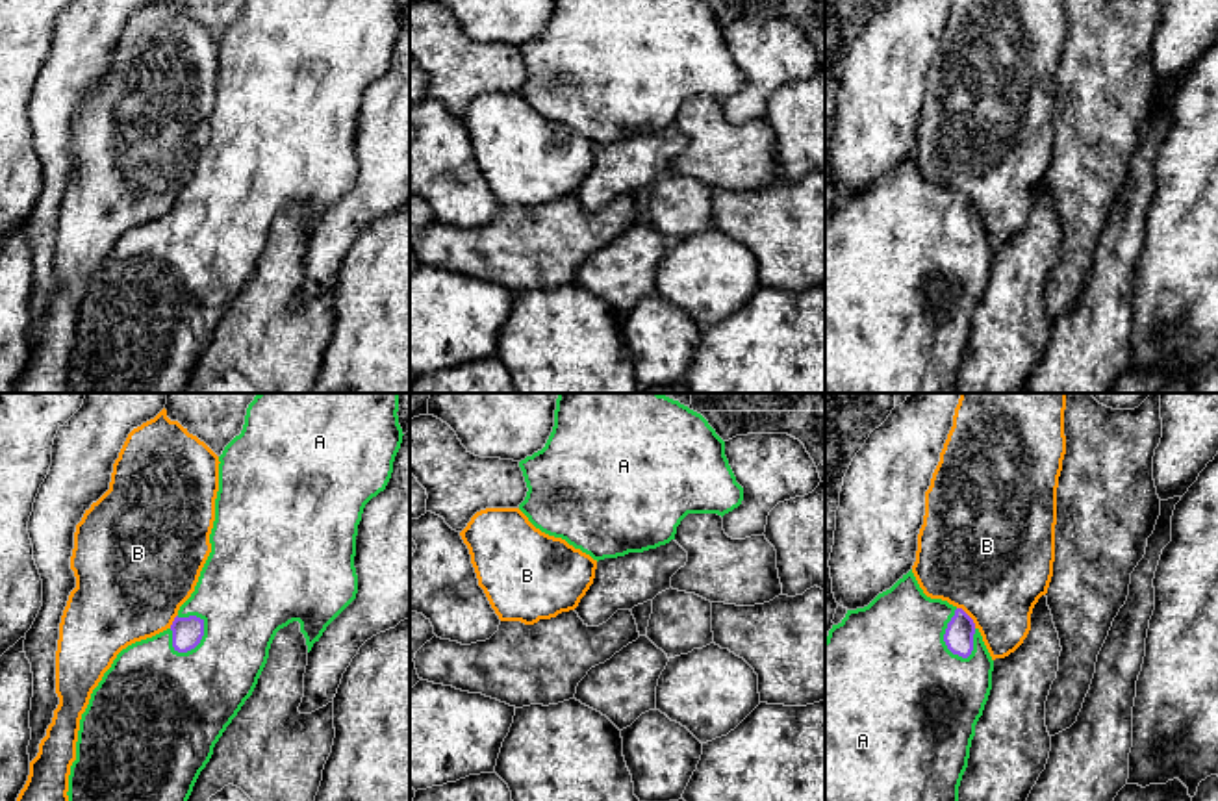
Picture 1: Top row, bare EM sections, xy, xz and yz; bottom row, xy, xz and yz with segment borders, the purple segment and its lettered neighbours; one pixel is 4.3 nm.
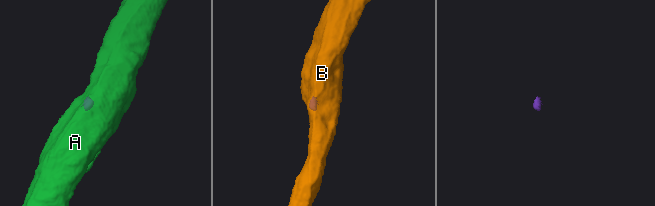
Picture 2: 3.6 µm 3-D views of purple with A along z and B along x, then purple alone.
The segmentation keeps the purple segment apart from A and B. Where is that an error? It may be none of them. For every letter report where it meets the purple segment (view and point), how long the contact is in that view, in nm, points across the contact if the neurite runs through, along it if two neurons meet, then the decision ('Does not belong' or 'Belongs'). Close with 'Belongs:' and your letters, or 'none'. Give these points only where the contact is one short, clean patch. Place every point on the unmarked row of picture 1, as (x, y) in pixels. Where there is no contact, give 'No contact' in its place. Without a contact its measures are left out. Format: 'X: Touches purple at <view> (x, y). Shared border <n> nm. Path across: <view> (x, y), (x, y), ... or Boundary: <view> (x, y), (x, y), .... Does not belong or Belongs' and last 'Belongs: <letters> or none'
A: Touches purple at xy (199, 227). Shared border 200 nm. Belongs
B: Touches purple at yz (968, 201). Shared border 130 nm. Boundary: yz (957, 191), (976, 212). Does not belong
Belongs: A

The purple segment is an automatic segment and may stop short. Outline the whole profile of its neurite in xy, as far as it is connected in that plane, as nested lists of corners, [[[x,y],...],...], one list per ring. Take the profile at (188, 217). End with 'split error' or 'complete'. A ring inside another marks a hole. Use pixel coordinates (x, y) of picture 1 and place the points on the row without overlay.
[[[245,0],[245,9],[219,41],[219,76],[215,83],[215,106],[209,119],[211,137],[200,156],[191,182],[180,191],[172,210],[122,234],[93,274],[89,289],[80,304],[76,345],[69,360],[69,393],[185,393],[193,371],[213,339],[213,332],[252,280],[267,248],[276,217],[293,206],[300,208],[308,237],[319,226],[326,211],[356,184],[358,159],[354,152],[358,109],[365,89],[386,74],[393,46],[402,28],[399,0]]] | split error

